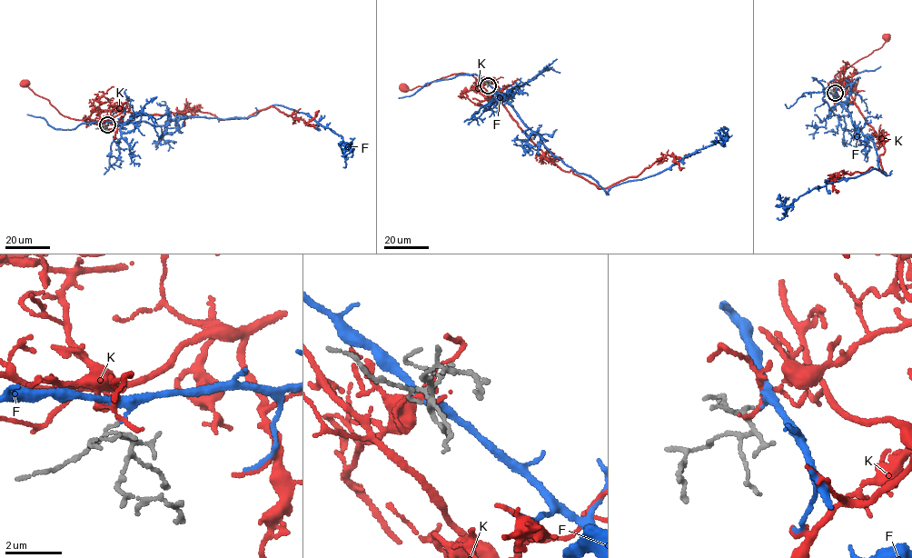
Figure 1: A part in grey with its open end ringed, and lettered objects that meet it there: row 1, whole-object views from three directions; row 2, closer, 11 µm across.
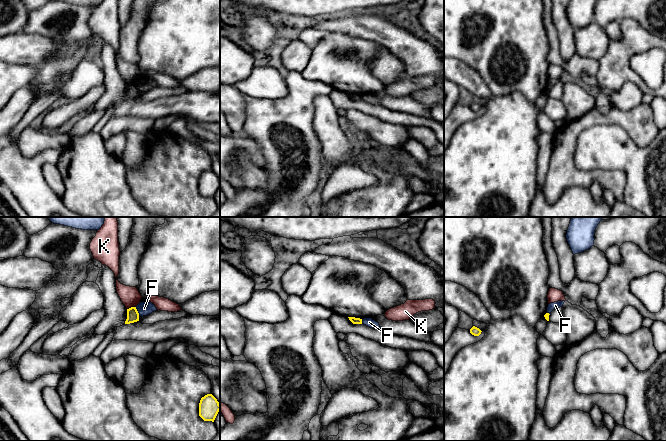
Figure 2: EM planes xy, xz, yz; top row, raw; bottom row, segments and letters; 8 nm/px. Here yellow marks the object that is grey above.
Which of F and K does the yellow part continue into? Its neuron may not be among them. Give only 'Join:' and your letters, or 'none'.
Join: none

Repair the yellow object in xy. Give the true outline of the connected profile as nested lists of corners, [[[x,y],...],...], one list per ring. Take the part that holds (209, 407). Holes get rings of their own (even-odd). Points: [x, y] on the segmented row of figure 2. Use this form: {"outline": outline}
{"outline": [[[207,394],[201,398],[199,403],[199,416],[204,421],[214,422],[219,411],[220,404],[212,394]]]}

